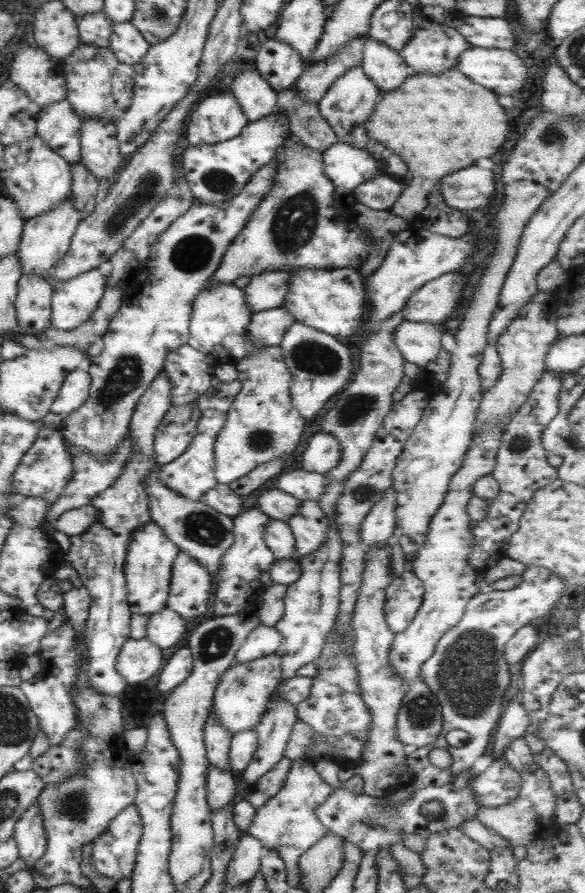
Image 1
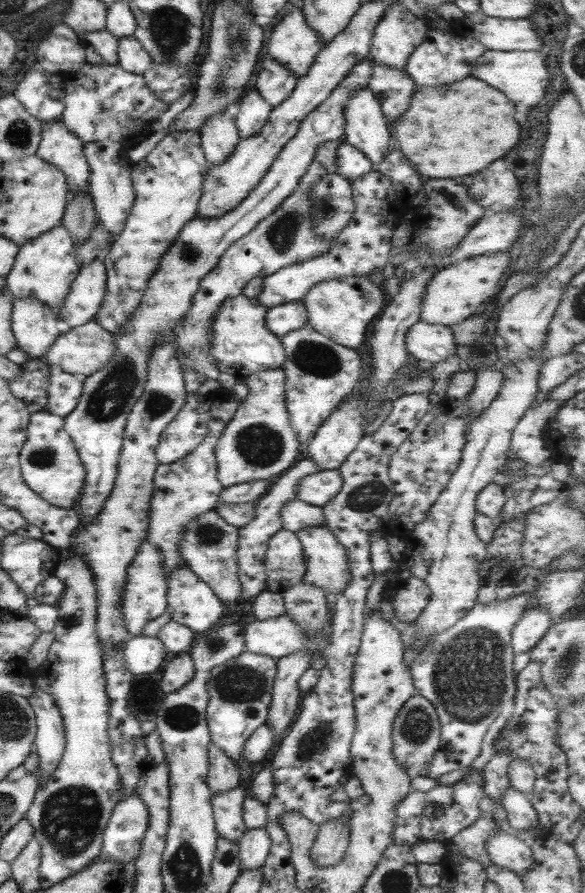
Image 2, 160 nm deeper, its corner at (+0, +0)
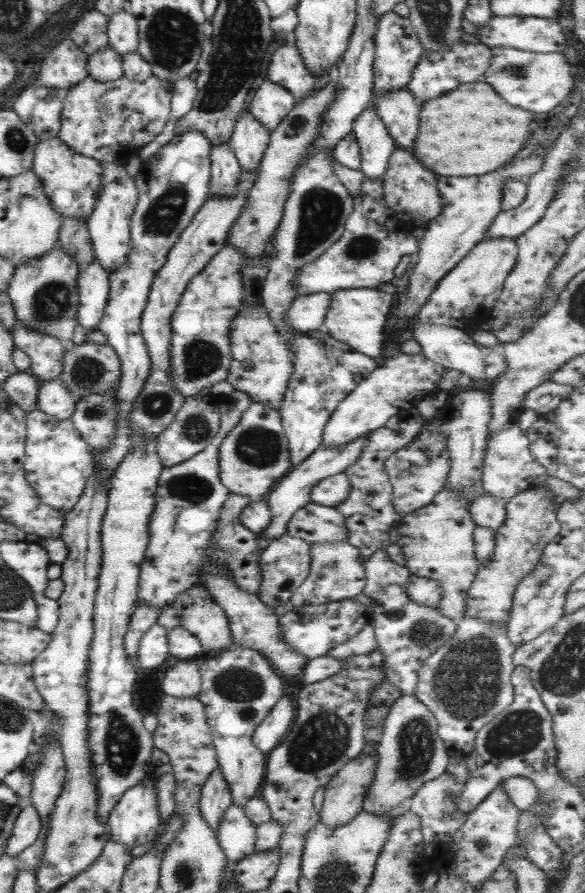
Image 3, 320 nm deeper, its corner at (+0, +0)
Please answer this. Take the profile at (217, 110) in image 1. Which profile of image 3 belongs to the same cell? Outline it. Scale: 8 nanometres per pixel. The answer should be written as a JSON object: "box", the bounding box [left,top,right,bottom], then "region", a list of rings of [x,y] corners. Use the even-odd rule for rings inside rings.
{"box":[208,142,241,196],"region":[[[220,142],[210,147],[210,181],[208,182],[209,194],[222,194],[228,196],[236,189],[240,181],[241,167],[226,143]]]}

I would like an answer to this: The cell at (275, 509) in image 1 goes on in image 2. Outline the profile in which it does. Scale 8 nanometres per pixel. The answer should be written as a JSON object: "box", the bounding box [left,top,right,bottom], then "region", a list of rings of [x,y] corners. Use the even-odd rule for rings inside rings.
{"box":[280,498,325,533],"region":[[[294,498],[288,500],[280,510],[280,526],[283,530],[295,533],[320,524],[325,524],[320,506],[311,506]]]}

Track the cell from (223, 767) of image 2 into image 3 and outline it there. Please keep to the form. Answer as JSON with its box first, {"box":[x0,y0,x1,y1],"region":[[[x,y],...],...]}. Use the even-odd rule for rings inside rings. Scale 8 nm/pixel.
{"box":[199,768,231,834],"region":[[[215,768],[204,782],[199,794],[199,812],[209,829],[217,834],[219,819],[225,809],[231,805],[231,795],[227,782],[221,777],[219,768]]]}

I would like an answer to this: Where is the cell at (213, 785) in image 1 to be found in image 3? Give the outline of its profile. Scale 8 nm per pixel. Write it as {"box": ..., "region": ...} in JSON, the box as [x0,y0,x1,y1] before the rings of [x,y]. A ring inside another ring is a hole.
{"box":[216,804,255,862],"region":[[[231,804],[225,809],[224,814],[220,816],[219,825],[217,825],[216,840],[228,862],[236,862],[254,852],[255,826],[244,815],[243,807]]]}

